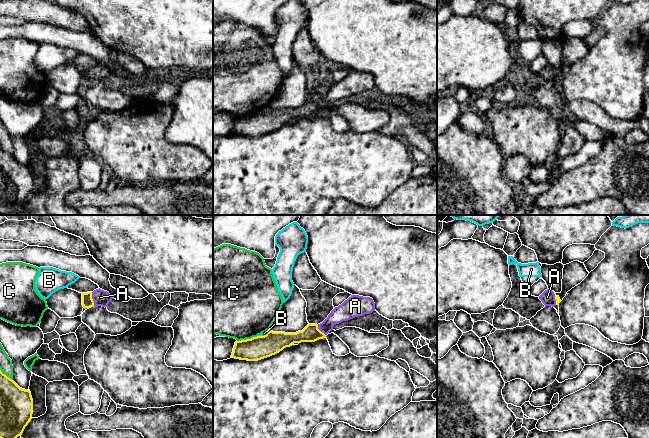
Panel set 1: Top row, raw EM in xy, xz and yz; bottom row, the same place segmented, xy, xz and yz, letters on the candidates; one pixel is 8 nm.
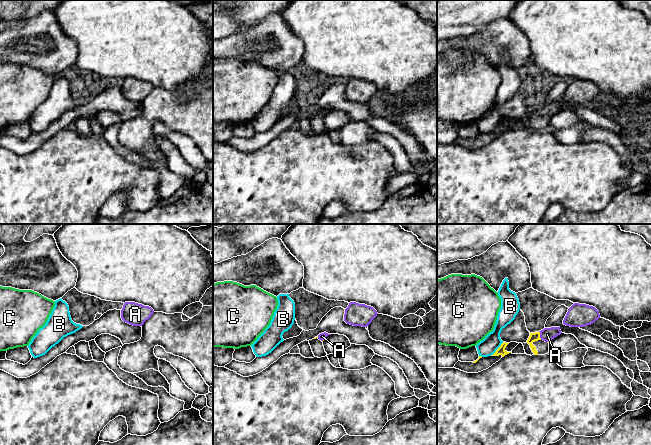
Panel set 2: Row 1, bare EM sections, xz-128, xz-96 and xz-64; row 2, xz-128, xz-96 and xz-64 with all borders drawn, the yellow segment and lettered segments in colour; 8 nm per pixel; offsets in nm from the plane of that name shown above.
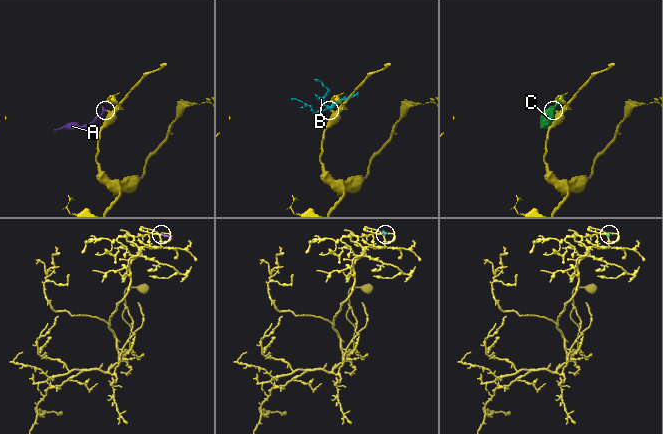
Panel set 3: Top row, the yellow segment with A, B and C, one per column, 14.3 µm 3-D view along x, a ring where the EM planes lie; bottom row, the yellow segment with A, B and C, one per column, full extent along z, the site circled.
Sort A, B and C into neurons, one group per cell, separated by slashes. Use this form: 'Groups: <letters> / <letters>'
Groups: A / B / C

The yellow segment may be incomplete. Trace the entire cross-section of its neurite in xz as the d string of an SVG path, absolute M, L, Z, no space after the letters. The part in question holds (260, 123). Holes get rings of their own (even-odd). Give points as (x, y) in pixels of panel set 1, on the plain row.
M351 71L341 81L335 83L320 100L308 100L296 109L269 107L264 112L236 117L231 134L258 137L282 127L294 119L315 118L326 114L333 102L355 93L375 87L375 79L370 73Z

